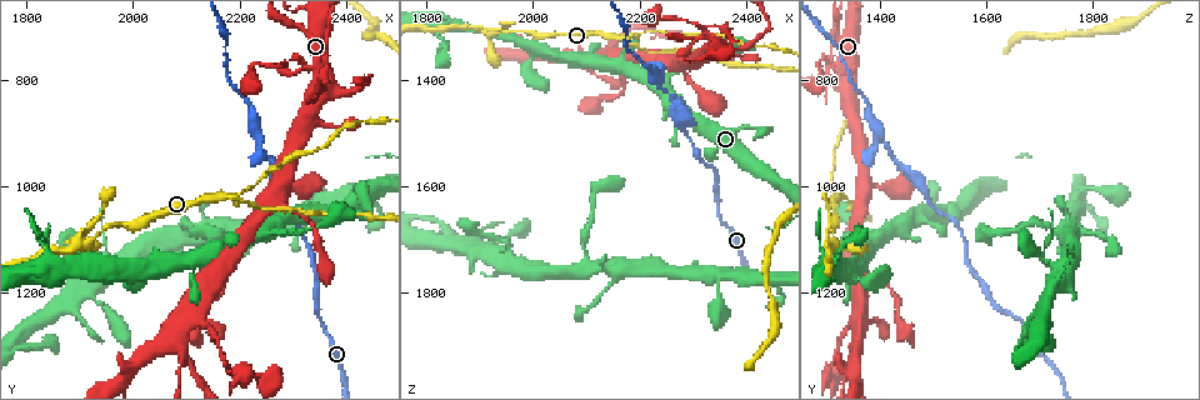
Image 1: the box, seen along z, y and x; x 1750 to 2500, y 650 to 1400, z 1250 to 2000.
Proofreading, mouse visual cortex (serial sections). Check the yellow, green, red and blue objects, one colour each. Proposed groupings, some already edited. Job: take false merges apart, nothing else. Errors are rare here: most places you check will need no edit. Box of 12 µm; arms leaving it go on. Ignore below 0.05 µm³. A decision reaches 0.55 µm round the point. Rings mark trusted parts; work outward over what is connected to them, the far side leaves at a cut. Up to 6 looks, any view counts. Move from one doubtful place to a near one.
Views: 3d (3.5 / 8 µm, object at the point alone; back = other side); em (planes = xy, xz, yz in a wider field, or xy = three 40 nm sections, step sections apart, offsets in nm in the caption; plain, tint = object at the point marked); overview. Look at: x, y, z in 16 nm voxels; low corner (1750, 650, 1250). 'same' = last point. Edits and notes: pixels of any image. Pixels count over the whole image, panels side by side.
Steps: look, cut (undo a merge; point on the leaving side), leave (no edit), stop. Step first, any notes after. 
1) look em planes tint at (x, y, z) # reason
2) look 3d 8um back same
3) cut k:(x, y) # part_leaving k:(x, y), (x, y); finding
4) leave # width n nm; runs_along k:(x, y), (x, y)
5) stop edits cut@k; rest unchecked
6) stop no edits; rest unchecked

look 3d 3.5um at (2155, 1025, 1320) # arms run side by side

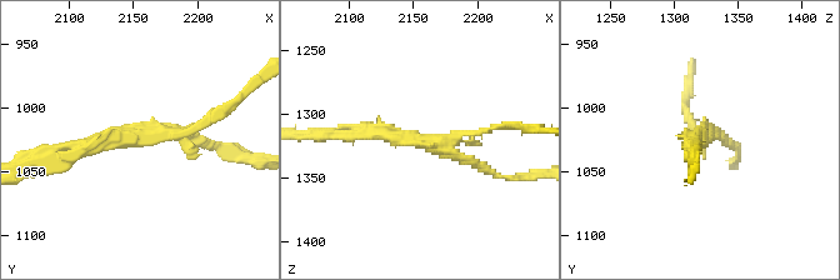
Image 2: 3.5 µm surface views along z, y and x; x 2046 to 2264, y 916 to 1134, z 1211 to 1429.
look em xy step 1 tint at (2160, 1024, 1320)

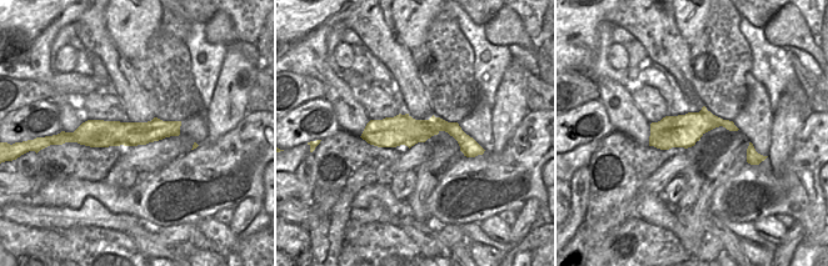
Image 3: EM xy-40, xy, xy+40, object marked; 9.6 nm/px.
cut 2:(223, 111) # width 280 nm; part_leaving 2:(184, 134), (226, 110), (260, 80); two cells meet here

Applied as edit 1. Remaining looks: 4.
look 3d 3.5um at (2240, 910, 1400) # sharp bend

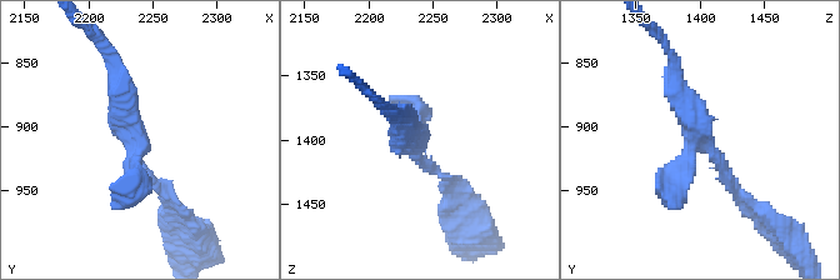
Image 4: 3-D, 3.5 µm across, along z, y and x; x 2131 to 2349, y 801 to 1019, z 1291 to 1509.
look em xy step 5 tint at (2238, 910, 1404)

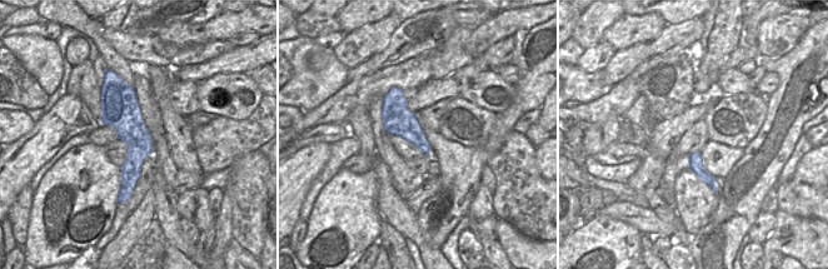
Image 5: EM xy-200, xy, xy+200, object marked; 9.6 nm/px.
leave # runs_along 4:(746, 196), (698, 131), (675, 70); all the same cell

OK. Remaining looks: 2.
look em planes tint at (2235, 1350, 1320) # abrupt turn

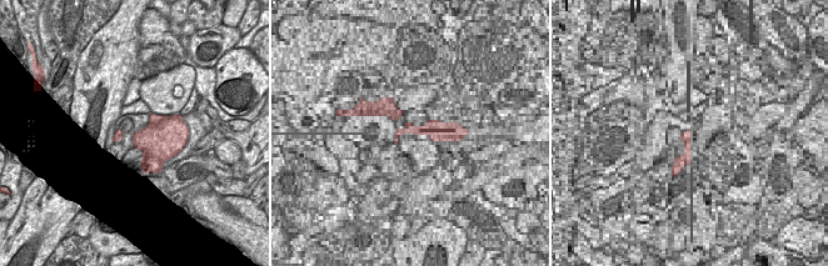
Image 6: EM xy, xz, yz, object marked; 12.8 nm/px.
look 3d 3.5um same # see where the arms go

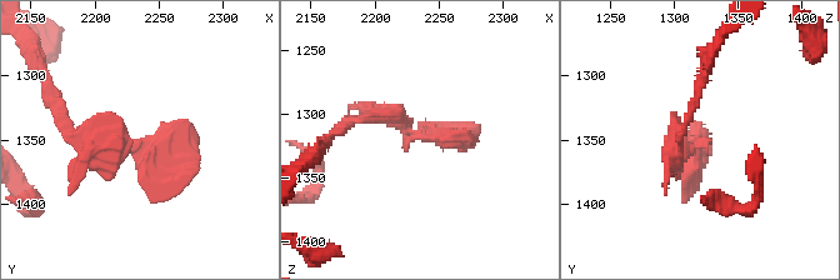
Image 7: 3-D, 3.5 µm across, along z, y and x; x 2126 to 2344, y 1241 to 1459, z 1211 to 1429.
leave # runs_along 7:(66, 129), (200, 168); one cell here

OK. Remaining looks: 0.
stop edits cut@2; rest unchecked

